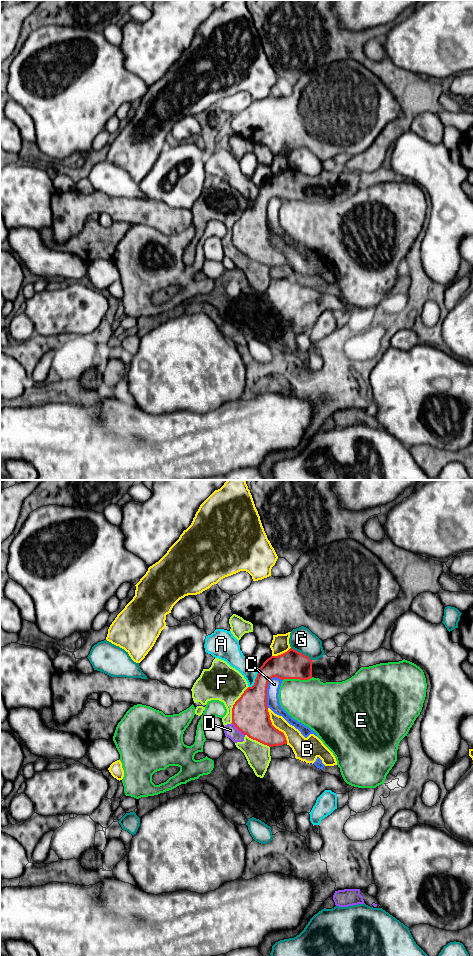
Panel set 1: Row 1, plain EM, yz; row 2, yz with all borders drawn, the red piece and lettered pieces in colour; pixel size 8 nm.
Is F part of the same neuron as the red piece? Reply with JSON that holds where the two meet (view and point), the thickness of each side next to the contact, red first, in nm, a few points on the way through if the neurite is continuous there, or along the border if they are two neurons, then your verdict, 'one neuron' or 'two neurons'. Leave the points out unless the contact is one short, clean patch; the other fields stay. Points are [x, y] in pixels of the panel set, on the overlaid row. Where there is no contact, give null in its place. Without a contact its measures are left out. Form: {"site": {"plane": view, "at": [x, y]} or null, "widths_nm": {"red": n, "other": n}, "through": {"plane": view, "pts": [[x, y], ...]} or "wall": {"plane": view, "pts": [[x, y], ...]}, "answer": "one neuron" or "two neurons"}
{"site": {"plane": "yz", "at": [234, 704]}, "widths_nm": {"red": 300, "other": 300}, "answer": "two neurons"}

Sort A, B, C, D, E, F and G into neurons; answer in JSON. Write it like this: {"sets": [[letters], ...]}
{"sets": [["A"], ["B"], ["C", "G"], ["D", "F"], ["E"]]}

